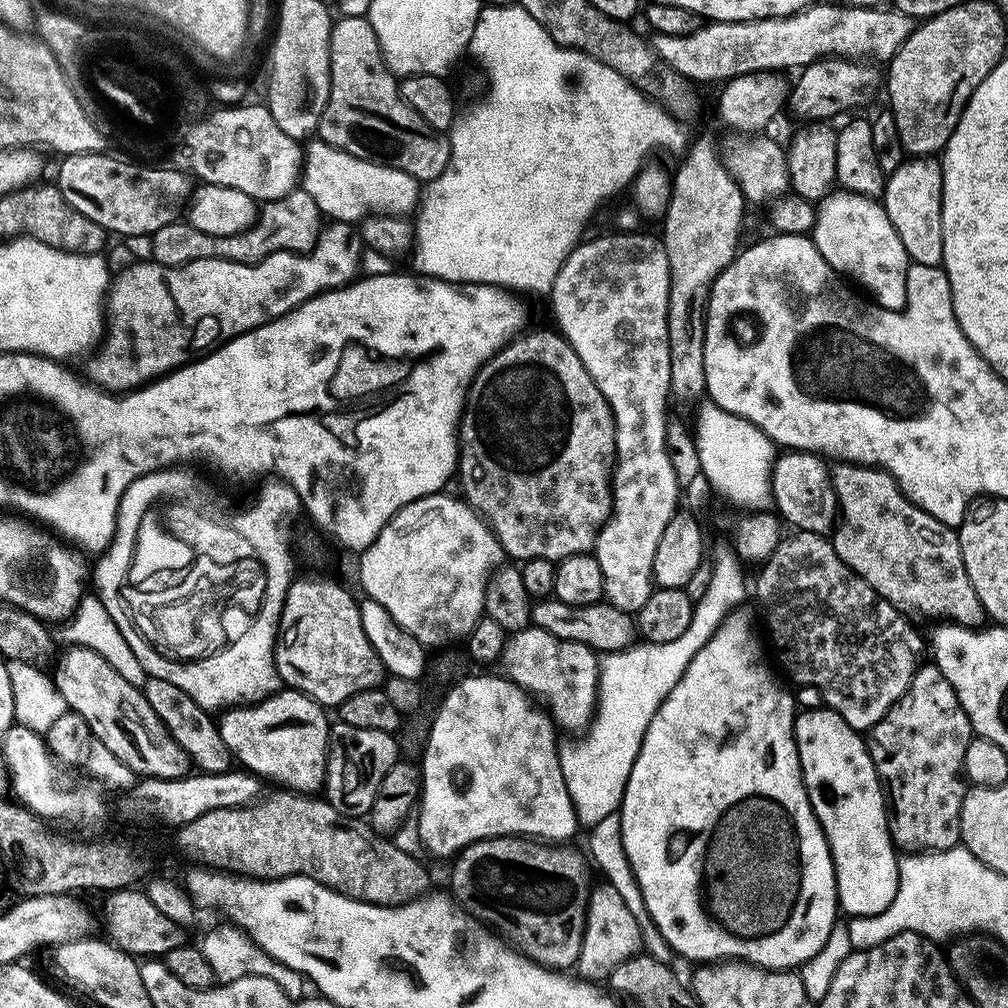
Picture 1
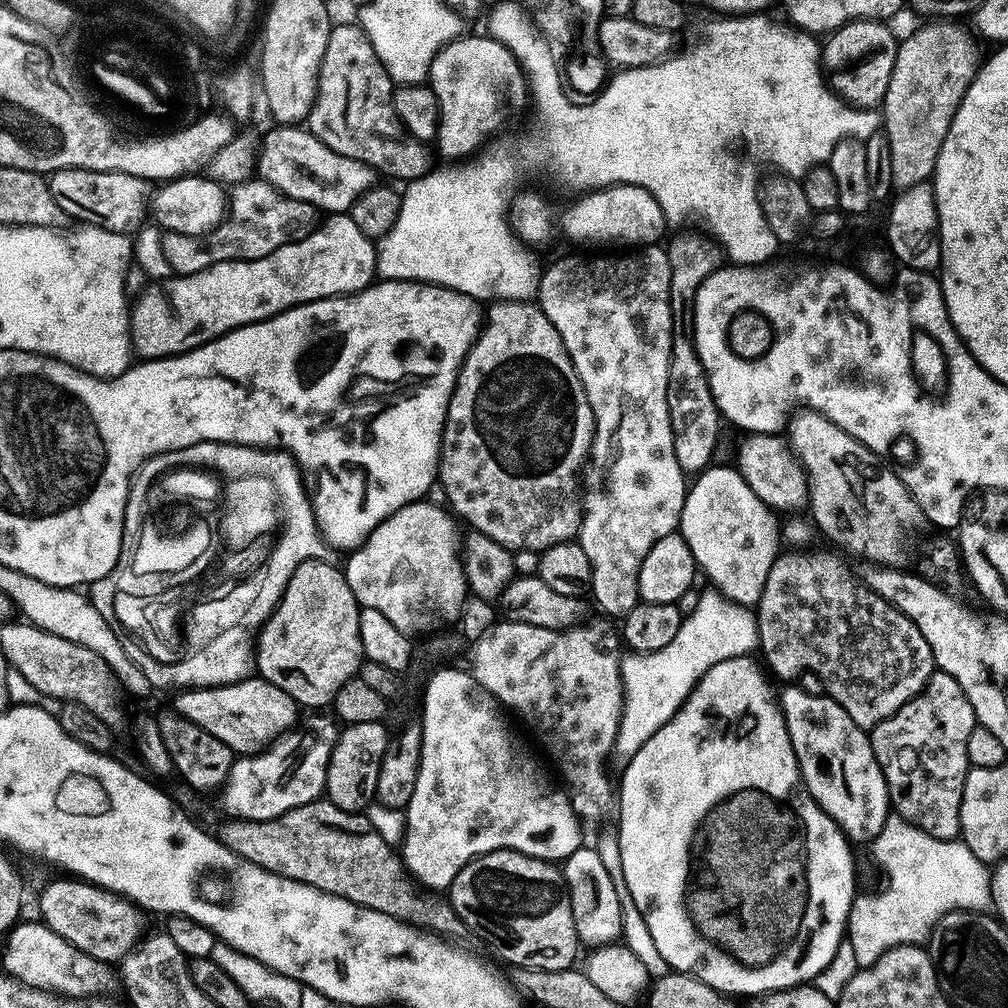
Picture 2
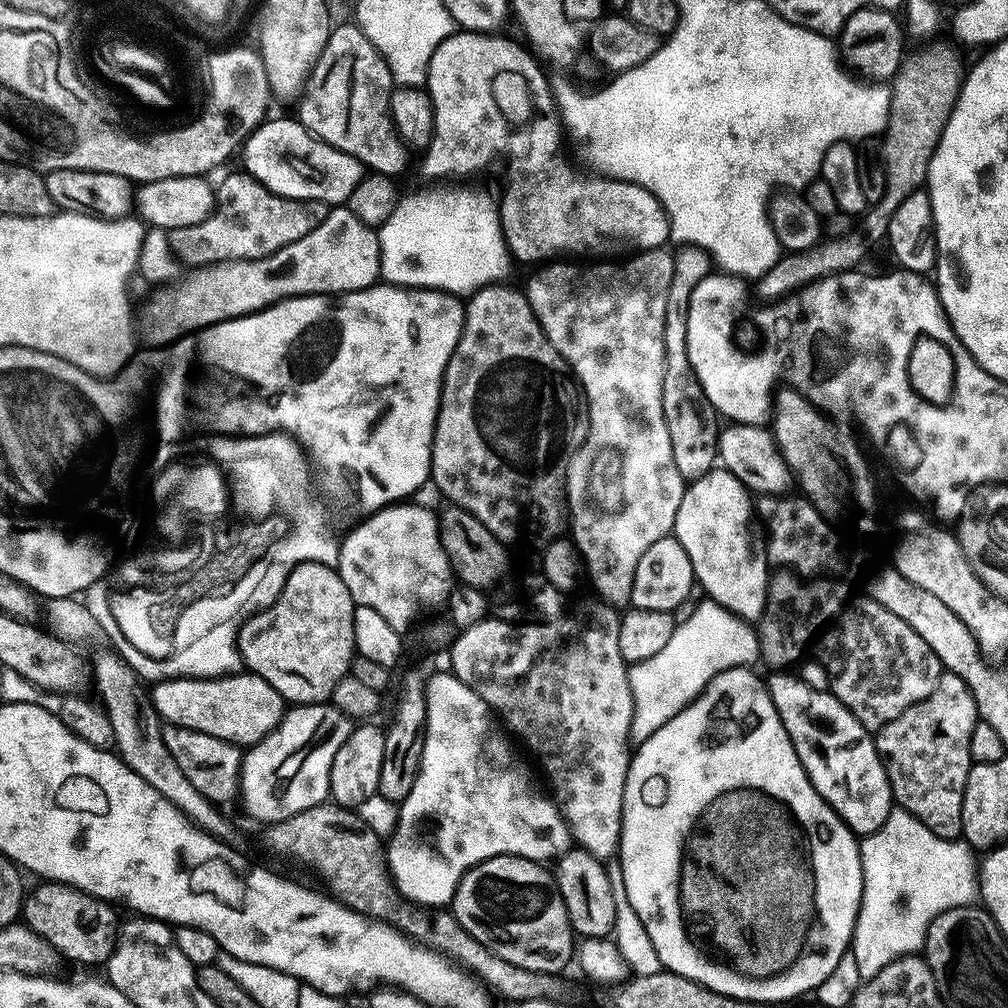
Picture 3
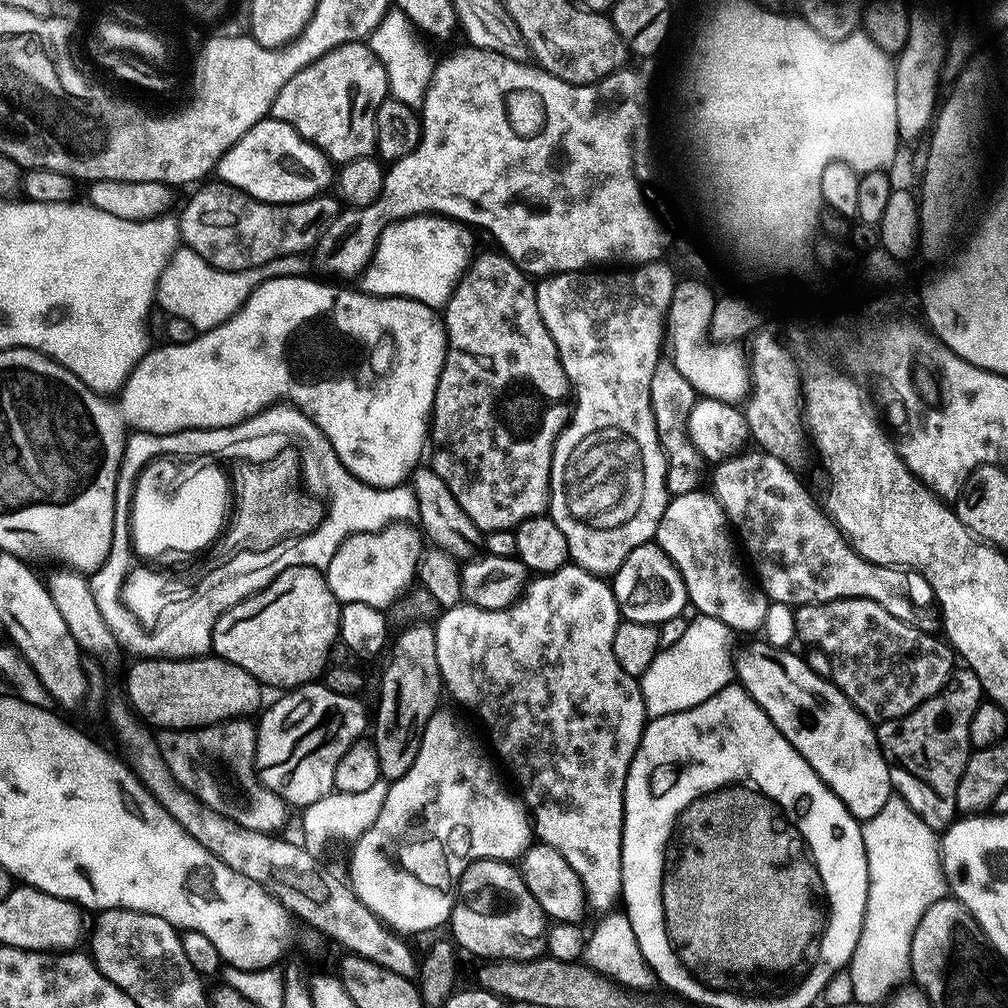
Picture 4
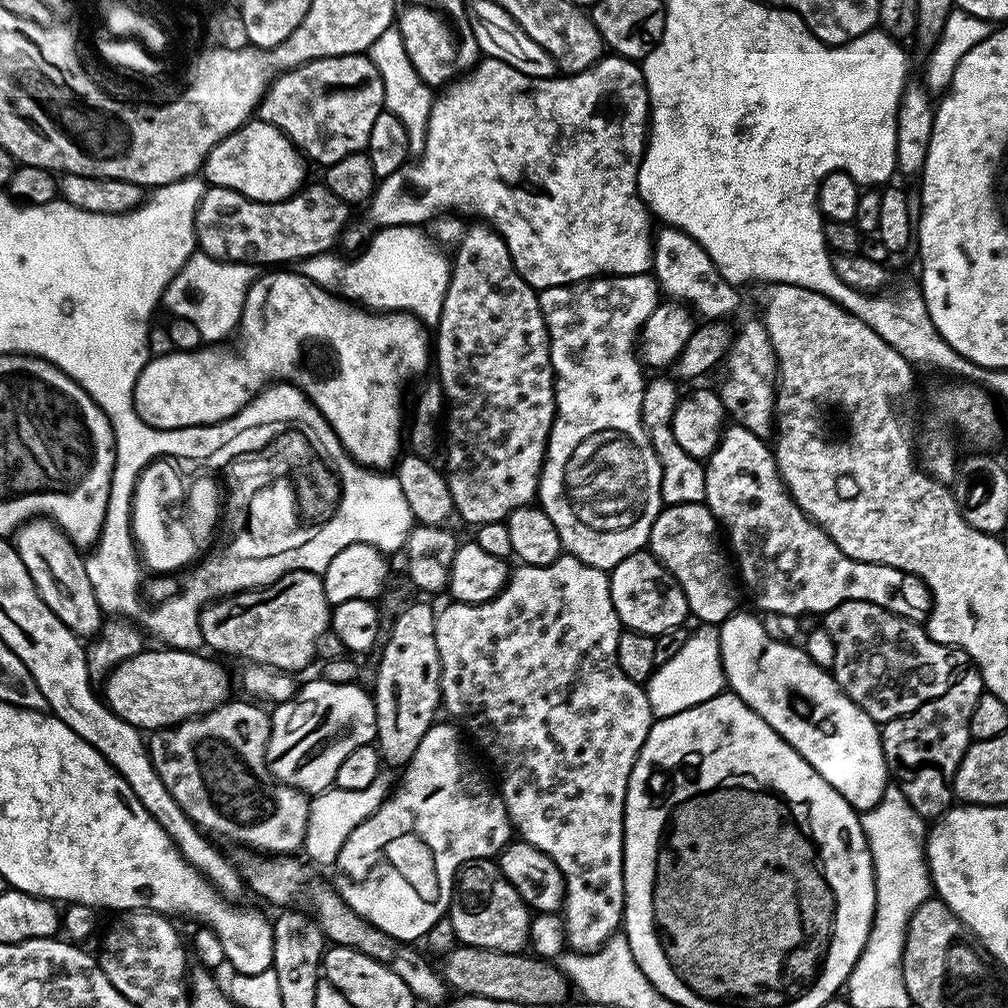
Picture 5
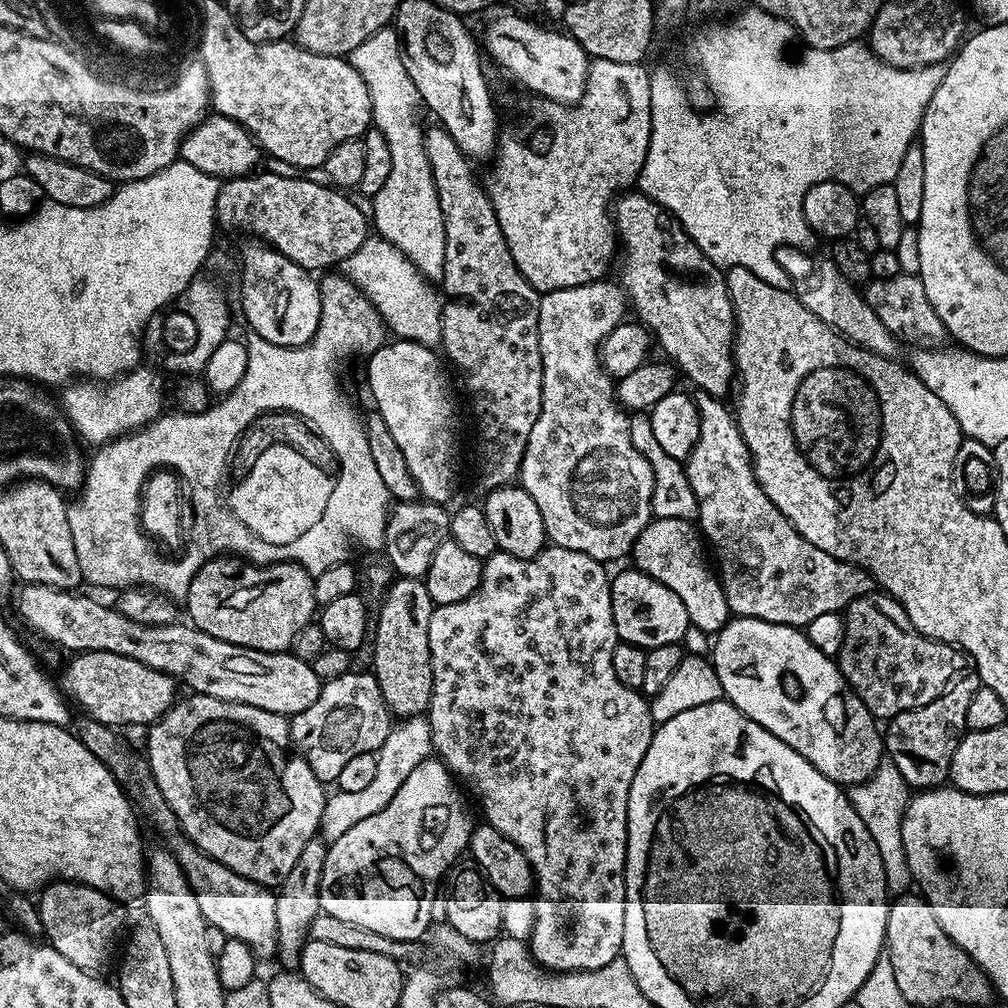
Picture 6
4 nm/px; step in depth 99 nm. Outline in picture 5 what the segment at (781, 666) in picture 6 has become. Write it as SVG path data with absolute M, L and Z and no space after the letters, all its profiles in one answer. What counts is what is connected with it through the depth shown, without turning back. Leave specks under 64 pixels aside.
M737 610L719 625L720 653L727 687L750 710L754 710L787 744L800 755L857 813L869 812L882 798L890 786L888 764L880 741L880 728L857 704L838 686L835 676L817 664L804 653L803 647L775 640L758 621Z

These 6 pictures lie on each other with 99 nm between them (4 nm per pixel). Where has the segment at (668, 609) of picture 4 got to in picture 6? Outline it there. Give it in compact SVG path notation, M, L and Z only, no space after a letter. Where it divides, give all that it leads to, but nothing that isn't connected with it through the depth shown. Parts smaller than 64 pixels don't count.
M631 570L620 572L611 577L612 613L617 637L623 643L633 644L642 649L657 648L667 644L679 644L690 632L686 606L682 606L682 598L674 594L662 582L647 576L645 572Z

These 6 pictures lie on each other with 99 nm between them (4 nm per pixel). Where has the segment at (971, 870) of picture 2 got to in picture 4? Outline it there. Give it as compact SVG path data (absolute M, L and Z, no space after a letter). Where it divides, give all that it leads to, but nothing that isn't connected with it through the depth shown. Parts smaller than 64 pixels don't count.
M895 794L888 797L886 806L874 814L874 818L863 821L864 849L868 859L868 901L864 911L864 925L856 943L856 949L847 967L850 982L854 986L853 1001L860 1004L874 1004L890 989L893 989L910 972L910 946L922 914L934 906L934 902L949 895L950 885L945 879L944 866L940 854L940 840L902 797Z

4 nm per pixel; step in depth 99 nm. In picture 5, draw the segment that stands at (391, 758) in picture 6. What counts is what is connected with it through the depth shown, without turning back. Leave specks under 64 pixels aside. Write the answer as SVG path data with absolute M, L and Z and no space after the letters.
M382 770L378 778L374 778L374 782L370 782L370 786L364 787L363 790L342 790L333 786L311 797L308 802L308 821L302 845L303 855L316 864L335 865L346 838L350 838L352 831L362 826L362 822L366 822L366 818L376 813L388 799L394 787L391 775L393 776L391 771Z

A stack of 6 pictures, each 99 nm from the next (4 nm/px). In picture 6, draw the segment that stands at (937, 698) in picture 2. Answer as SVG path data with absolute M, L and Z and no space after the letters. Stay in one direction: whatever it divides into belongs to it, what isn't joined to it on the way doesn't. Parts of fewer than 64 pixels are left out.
M969 671L961 675L941 696L934 698L934 702L906 710L887 721L888 732L886 728L882 744L887 759L898 766L898 774L902 774L909 789L938 788L948 780L954 750L958 750L958 742L966 731L966 710L970 706L970 698L974 695L974 690L981 686L977 672Z

